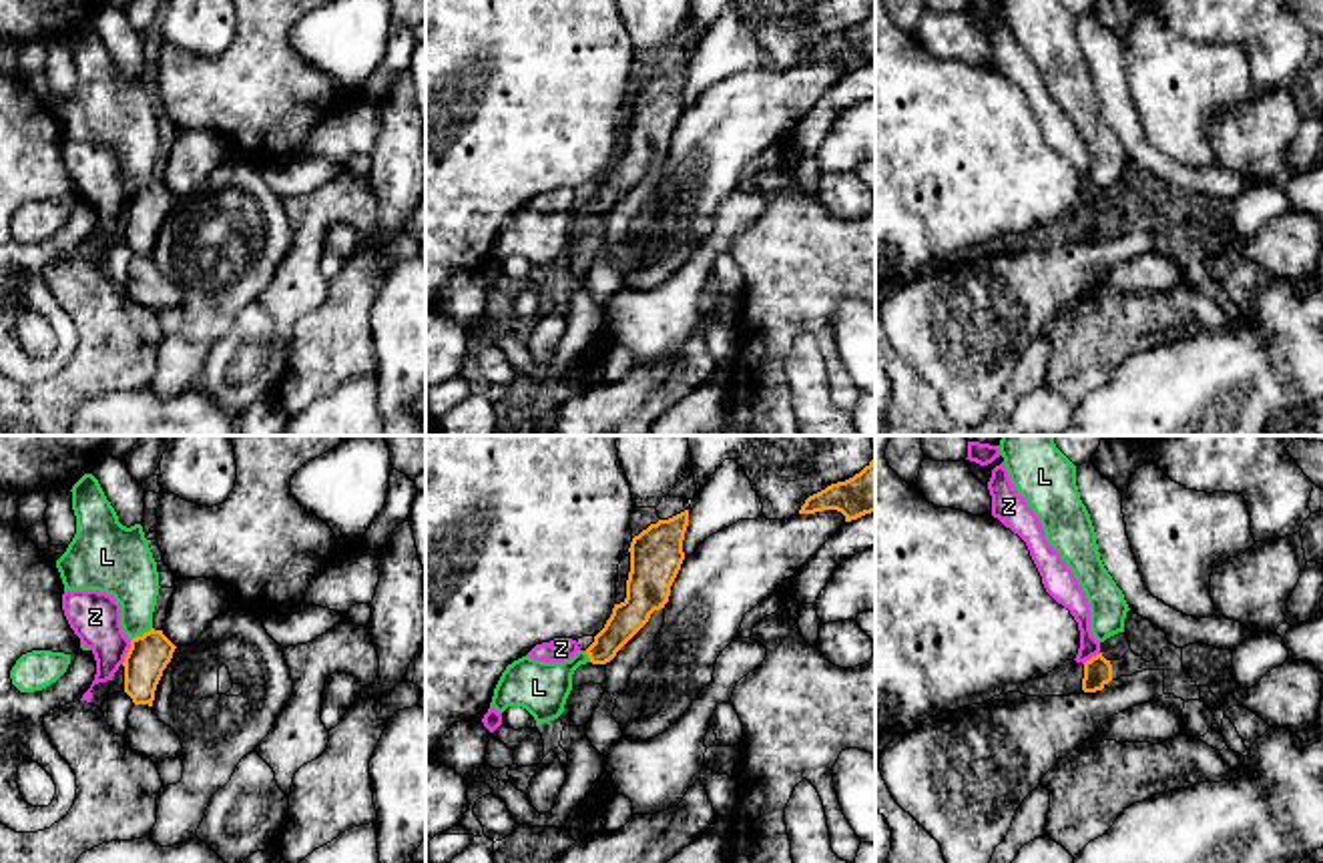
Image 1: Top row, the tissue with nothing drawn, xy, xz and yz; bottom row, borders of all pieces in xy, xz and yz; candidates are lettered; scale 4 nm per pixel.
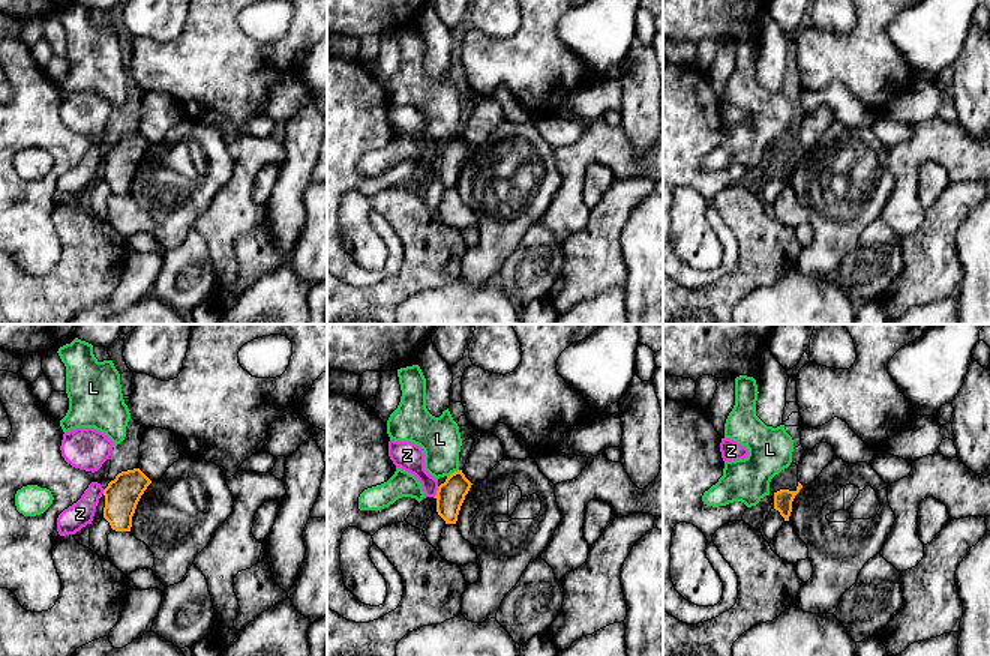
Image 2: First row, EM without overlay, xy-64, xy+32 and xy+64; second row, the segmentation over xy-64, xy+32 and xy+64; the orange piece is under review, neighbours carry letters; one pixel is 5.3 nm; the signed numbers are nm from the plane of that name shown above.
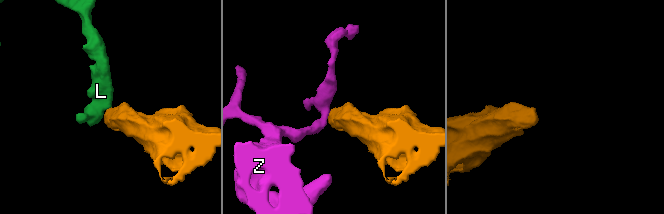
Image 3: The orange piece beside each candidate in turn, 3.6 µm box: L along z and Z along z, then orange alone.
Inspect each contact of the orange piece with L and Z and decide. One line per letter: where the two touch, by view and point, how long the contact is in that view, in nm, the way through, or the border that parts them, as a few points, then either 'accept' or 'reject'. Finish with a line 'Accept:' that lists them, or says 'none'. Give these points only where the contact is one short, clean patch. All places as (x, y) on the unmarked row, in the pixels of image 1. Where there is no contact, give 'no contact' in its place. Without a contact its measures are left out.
L: meets orange in xy at (143, 185); contact 110 nm long; runs through xy (149, 205), (143, 185), (129, 125); accept
Z: meets orange in xy at (127, 203); contact 100 nm long; border along xy (131, 191), (121, 213); reject
Accept: L

